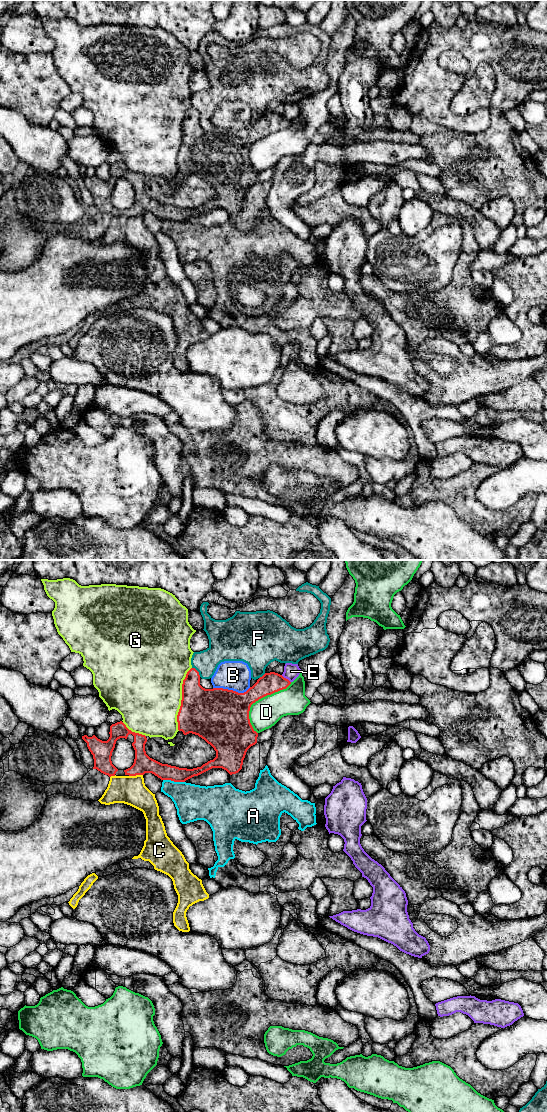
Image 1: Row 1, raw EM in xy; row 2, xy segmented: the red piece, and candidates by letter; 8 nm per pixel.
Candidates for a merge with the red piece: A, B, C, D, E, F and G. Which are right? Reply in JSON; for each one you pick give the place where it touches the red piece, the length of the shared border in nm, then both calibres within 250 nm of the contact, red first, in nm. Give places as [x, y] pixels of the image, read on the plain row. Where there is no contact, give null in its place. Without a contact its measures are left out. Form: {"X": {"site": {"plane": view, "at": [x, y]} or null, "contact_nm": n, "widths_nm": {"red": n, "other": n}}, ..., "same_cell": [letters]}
{"B": {"site": {"plane": "xy", "at": [231, 130]}, "contact_nm": 300, "widths_nm": {"red": 460, "other": 240}}, "same_cell": ["B"]}

